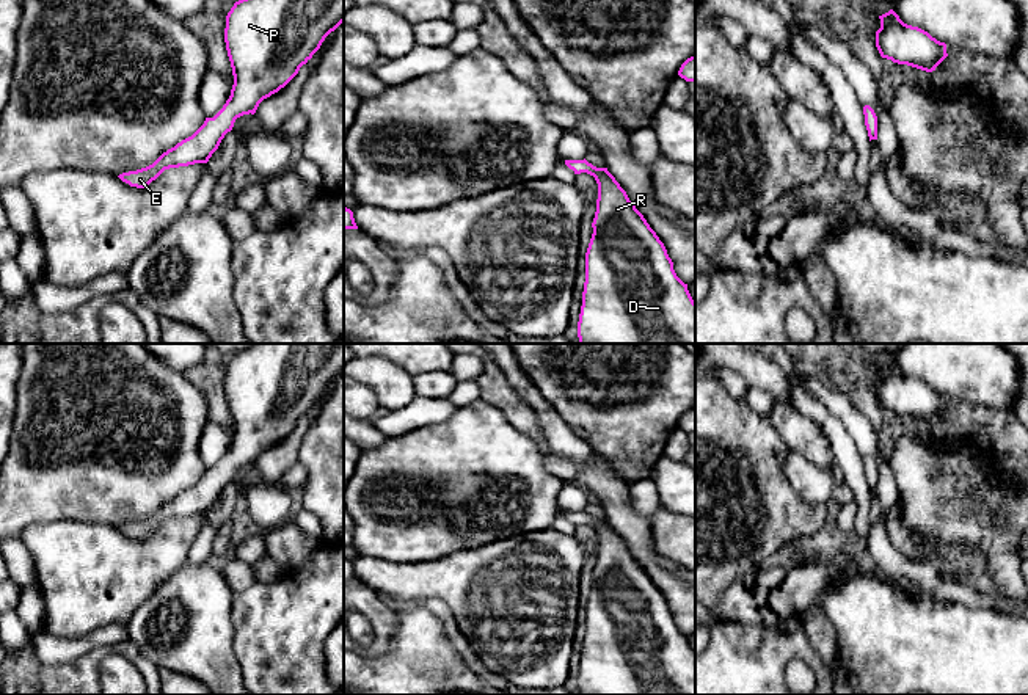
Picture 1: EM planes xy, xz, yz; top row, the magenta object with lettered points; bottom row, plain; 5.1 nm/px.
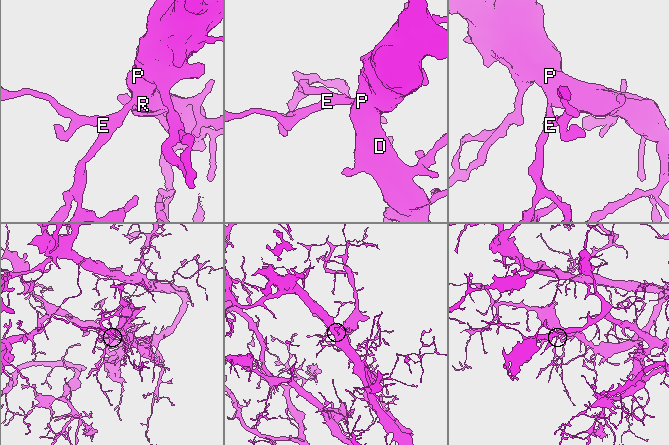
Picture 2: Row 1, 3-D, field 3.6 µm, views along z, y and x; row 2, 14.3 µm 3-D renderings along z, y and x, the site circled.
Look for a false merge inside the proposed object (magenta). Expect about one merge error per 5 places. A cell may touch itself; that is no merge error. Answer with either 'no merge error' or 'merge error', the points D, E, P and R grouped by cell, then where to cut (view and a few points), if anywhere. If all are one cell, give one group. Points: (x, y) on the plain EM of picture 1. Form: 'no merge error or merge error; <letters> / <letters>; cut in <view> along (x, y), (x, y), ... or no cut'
no merge error; D E P R; no cut

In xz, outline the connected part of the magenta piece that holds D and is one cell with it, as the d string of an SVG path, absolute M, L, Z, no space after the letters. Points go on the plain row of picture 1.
M565 511L574 526L587 524L598 535L593 585L585 604L585 634L578 673L579 695L695 695L695 653L687 635L673 621L664 595L650 579L643 566L629 552L607 519L596 519L584 511Z

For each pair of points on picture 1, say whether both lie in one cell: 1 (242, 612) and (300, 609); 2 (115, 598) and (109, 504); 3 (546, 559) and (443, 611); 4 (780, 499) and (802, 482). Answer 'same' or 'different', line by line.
1: same
2: different
3: different
4: different

